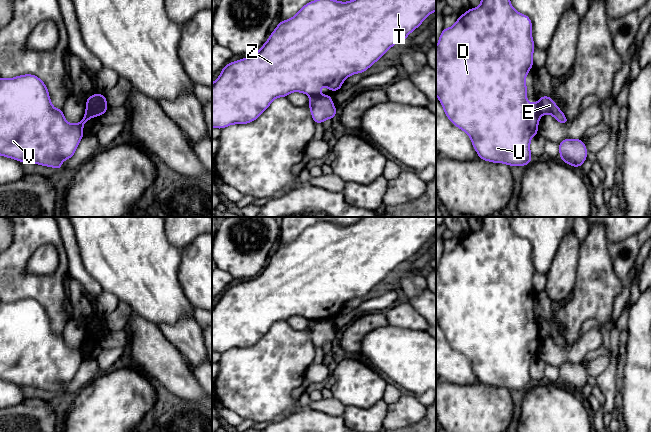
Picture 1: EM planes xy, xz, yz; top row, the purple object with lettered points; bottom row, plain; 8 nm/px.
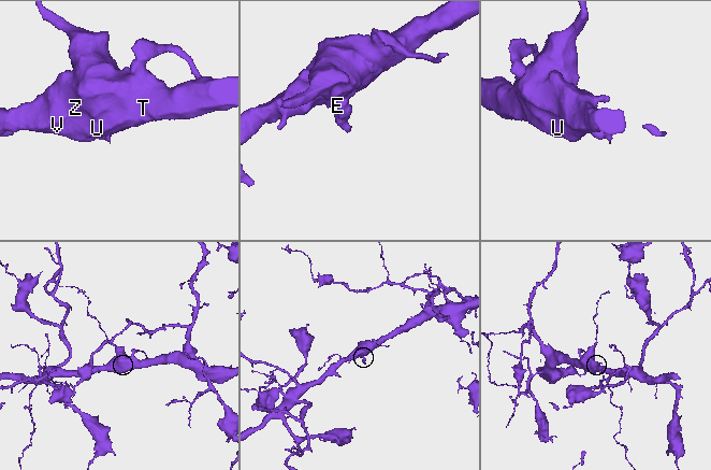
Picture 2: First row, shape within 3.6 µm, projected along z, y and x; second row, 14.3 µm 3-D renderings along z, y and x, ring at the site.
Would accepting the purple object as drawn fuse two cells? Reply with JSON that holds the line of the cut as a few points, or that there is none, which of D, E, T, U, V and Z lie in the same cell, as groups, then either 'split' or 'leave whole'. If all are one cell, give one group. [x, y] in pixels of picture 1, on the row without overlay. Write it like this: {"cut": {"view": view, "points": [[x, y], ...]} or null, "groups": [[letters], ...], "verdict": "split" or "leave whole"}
{"cut": {"view": "yz", "points": [[537, 329], [538, 335], [541, 338]]}, "groups": [["D", "T", "U", "V", "Z"], ["E"]], "verdict": "split"}

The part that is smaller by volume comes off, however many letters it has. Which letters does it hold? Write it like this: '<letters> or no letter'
E

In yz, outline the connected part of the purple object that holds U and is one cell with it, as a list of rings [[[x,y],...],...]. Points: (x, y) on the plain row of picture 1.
[[[482,217],[480,223],[481,229],[479,231],[470,232],[458,241],[452,251],[442,254],[436,270],[436,320],[452,348],[468,358],[480,383],[493,387],[505,387],[509,390],[526,390],[532,385],[530,365],[533,360],[538,358],[538,347],[541,340],[538,329],[527,326],[527,310],[525,308],[526,300],[533,291],[535,269],[531,259],[532,246],[527,239],[521,238],[513,232],[508,217]]]

